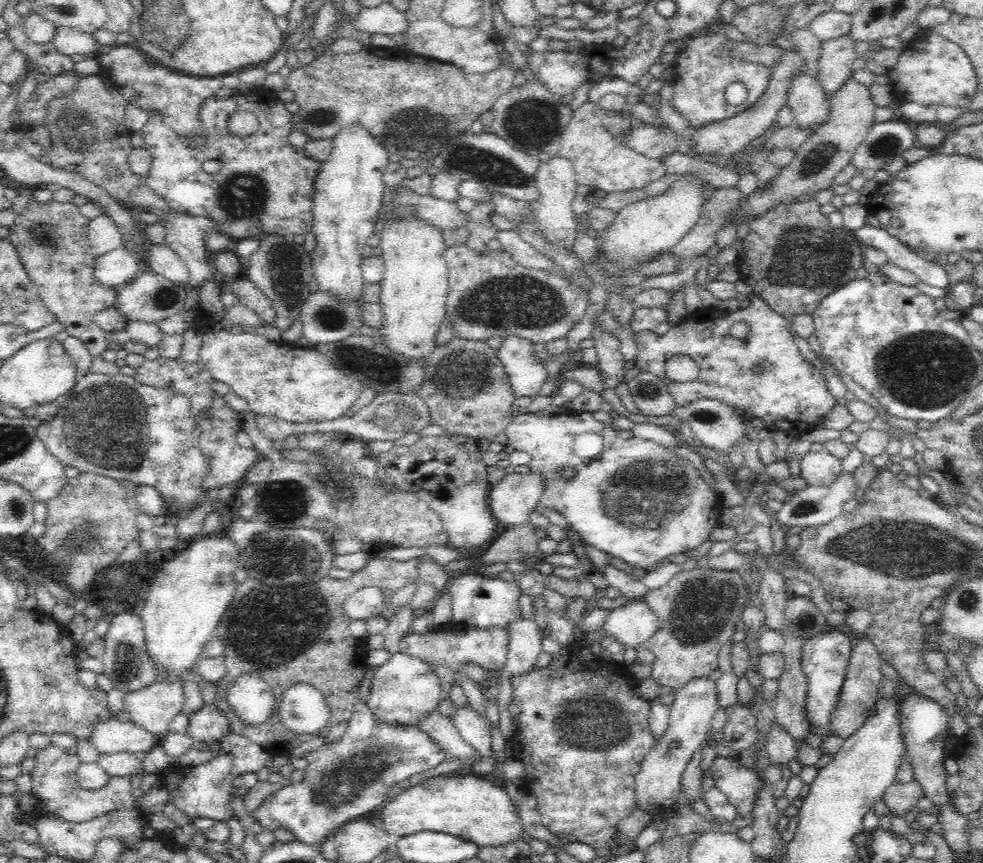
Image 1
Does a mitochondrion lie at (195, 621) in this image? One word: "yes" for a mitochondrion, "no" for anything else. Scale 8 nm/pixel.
no

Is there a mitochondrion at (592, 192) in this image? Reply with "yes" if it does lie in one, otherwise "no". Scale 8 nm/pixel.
no

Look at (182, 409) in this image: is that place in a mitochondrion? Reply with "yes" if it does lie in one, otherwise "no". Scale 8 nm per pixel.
no

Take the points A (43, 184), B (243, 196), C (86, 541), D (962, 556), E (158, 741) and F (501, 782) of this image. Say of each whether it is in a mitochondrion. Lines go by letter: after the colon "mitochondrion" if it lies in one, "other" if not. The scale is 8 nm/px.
A: other
B: mitochondrion
C: mitochondrion
D: mitochondrion
E: other
F: other

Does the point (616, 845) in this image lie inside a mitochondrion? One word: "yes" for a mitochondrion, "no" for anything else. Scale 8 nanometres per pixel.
no

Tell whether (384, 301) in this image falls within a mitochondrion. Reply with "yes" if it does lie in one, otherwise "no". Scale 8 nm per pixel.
no

